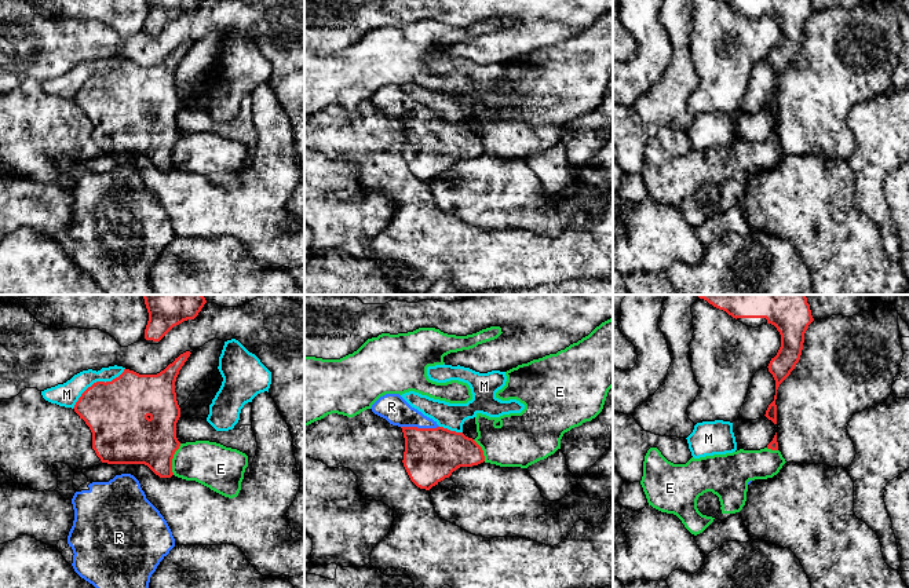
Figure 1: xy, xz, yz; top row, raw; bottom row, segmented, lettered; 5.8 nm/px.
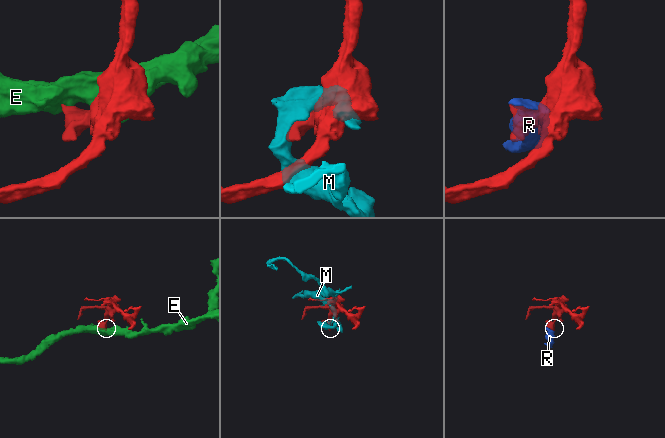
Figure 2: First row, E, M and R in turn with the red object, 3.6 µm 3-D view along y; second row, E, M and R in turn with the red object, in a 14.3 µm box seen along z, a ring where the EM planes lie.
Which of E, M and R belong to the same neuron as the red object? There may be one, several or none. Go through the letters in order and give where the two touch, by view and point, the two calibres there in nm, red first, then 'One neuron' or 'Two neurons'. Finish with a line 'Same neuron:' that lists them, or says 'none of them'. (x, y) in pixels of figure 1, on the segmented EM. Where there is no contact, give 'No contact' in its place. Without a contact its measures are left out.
E: Touches red at xy (172, 457). Thickness 280 nm (red) against 260 nm. Two neurons
M: Touches red at xy (97, 382). Thickness 360 nm (red) against 140 nm. Two neurons
R: Touches red at xz (420, 428). Thickness 320 nm (red) against 160 nm. One neuron
Same neuron: R

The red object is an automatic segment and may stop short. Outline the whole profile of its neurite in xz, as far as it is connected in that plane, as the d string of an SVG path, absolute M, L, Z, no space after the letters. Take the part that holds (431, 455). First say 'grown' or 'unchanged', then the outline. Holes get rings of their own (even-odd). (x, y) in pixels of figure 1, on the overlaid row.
grown; M399 394L380 397L370 409L390 424L402 428L402 463L410 481L420 489L430 490L457 468L485 461L482 448L472 438L439 427Z

